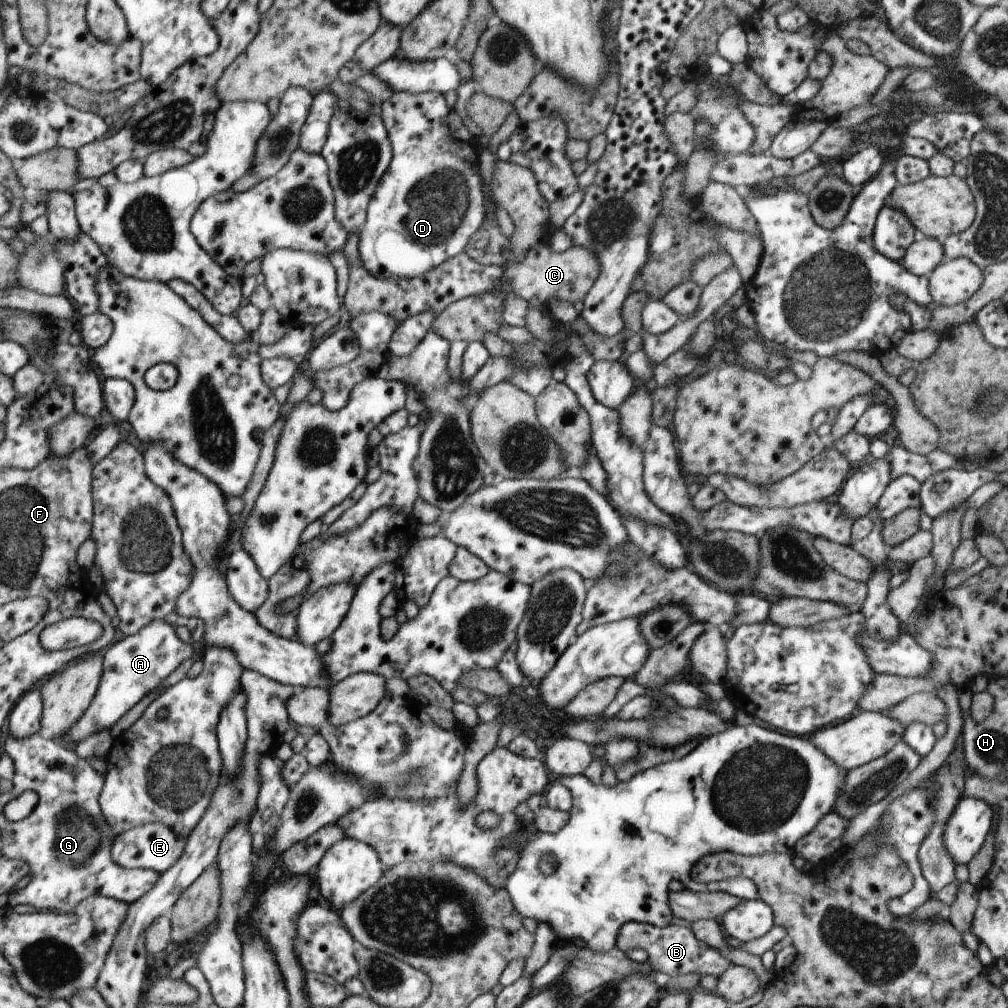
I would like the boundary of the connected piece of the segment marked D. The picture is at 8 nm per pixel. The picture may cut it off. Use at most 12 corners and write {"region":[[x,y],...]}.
{"region":[[440,92],[380,103],[393,158],[361,265],[413,279],[485,215],[471,134]]}

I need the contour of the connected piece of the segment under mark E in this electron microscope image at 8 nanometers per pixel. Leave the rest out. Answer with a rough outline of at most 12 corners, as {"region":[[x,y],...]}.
{"region":[[161,822],[117,835],[111,846],[123,868],[164,873],[188,840]]}

